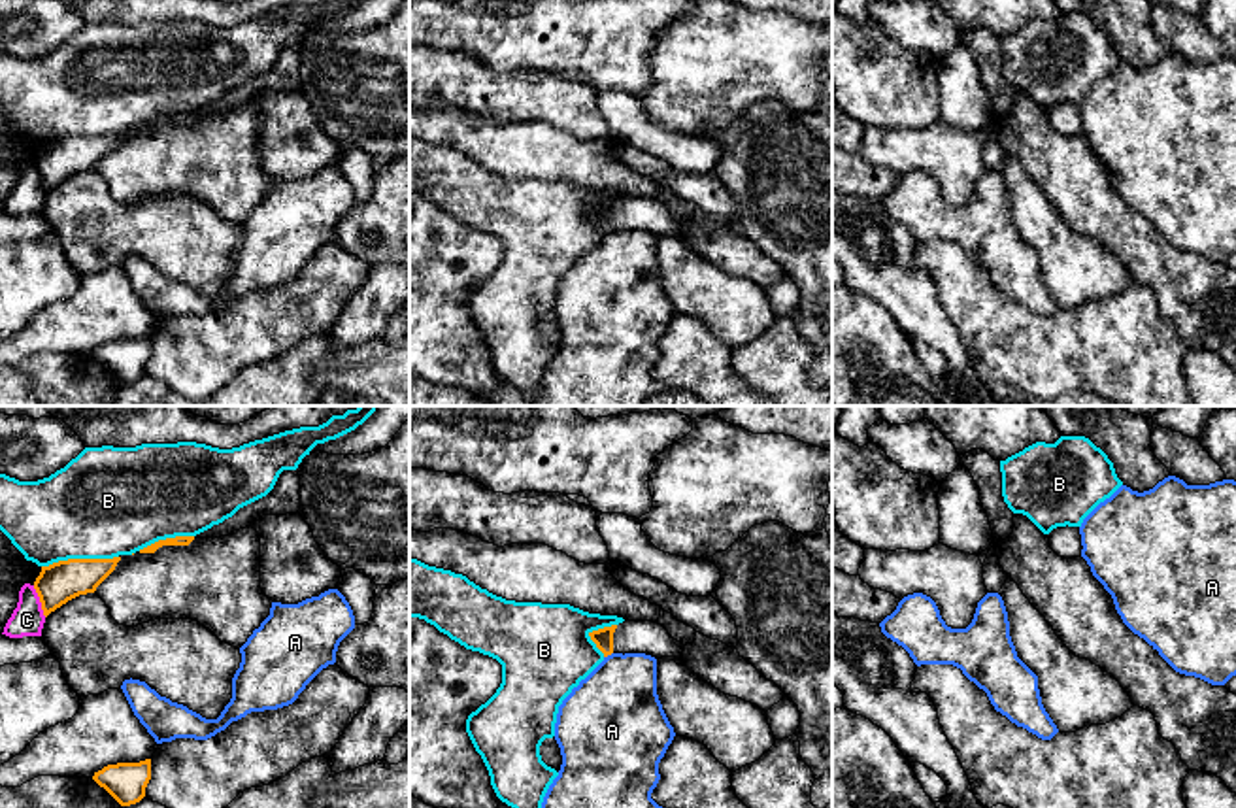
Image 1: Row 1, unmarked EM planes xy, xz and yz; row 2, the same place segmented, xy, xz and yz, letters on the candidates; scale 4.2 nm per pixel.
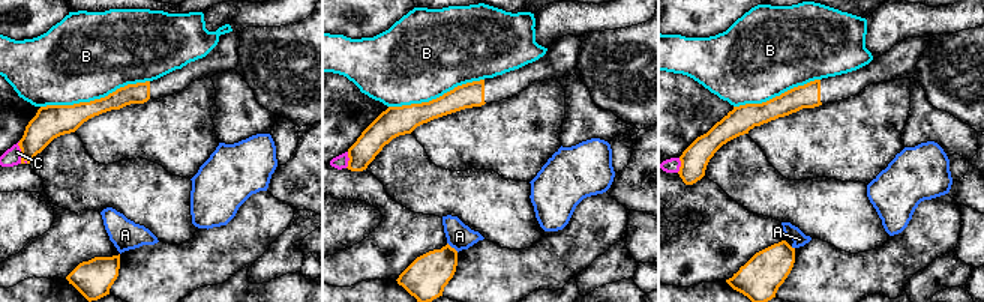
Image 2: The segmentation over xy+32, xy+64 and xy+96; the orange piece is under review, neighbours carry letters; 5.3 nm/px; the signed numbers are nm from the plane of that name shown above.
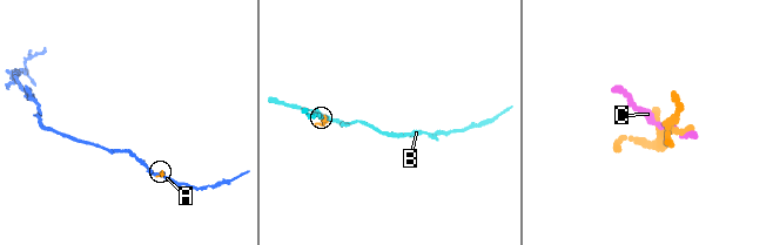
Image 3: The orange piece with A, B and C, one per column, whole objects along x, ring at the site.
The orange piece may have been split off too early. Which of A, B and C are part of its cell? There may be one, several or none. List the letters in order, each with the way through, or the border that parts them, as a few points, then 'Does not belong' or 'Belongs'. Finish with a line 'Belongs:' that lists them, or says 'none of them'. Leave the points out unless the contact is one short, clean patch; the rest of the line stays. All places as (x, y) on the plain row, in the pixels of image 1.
A: Does not belong
B: Does not belong
C: Does not belong
Belongs: none of them

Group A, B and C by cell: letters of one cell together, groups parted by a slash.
A / B / C

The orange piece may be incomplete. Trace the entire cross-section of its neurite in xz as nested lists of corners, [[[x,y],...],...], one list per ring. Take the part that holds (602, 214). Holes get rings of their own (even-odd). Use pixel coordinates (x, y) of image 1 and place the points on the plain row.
[[[623,198],[589,210],[591,217],[604,230],[645,230],[655,236],[676,234],[685,228],[683,221],[674,217],[668,208],[653,198]]]

